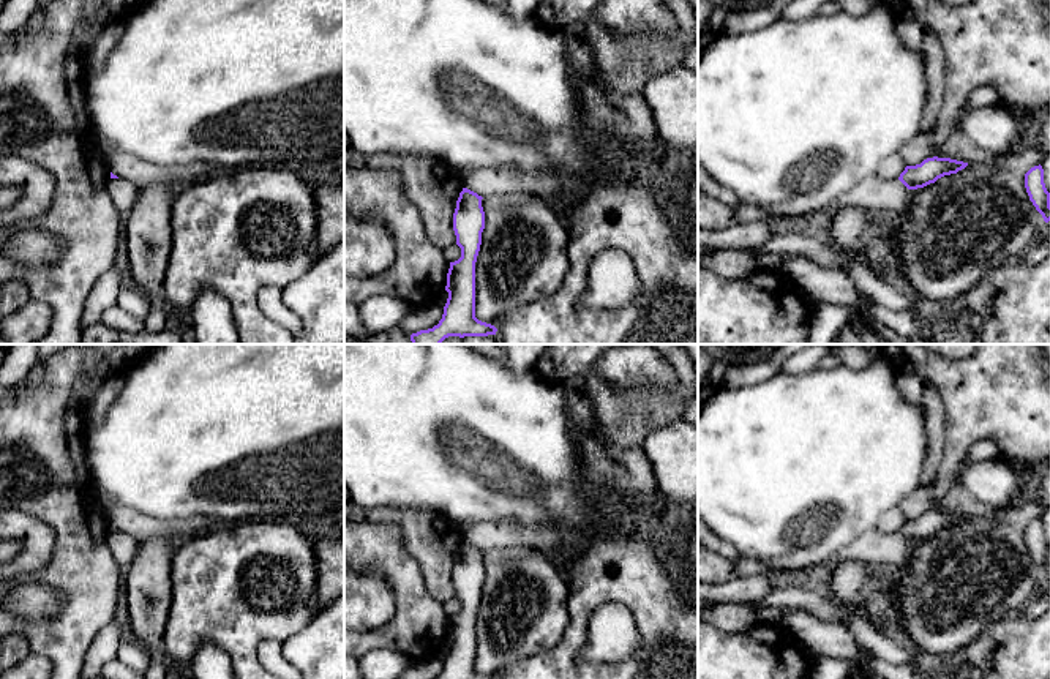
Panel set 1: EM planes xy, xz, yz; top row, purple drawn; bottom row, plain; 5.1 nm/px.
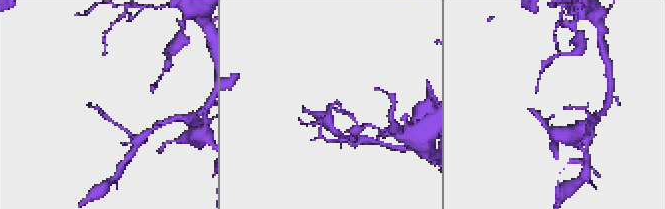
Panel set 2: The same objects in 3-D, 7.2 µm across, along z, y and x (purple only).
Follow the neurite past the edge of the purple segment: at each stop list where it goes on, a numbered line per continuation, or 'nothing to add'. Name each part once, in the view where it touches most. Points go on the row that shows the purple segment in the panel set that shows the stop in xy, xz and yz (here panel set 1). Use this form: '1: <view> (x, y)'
nothing to add

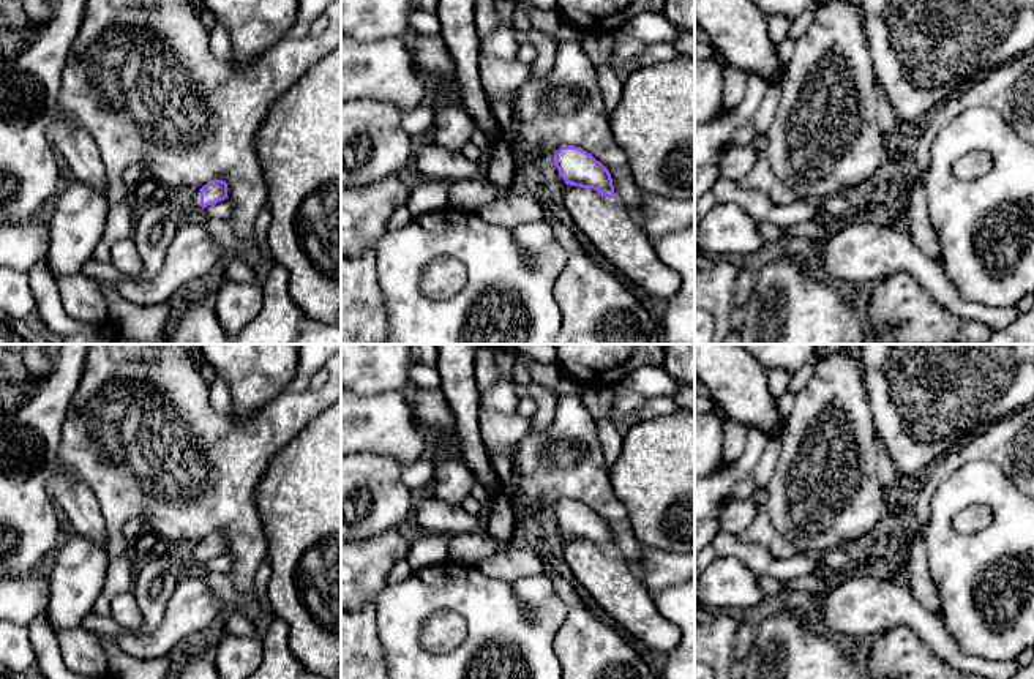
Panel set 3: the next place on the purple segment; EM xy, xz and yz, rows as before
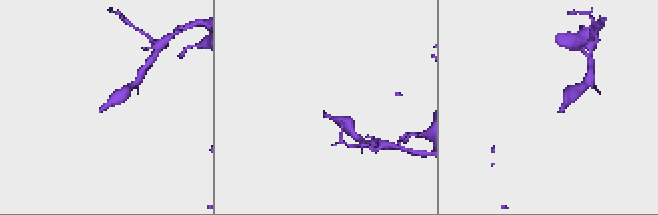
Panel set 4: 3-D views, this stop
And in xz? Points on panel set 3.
nothing to add

